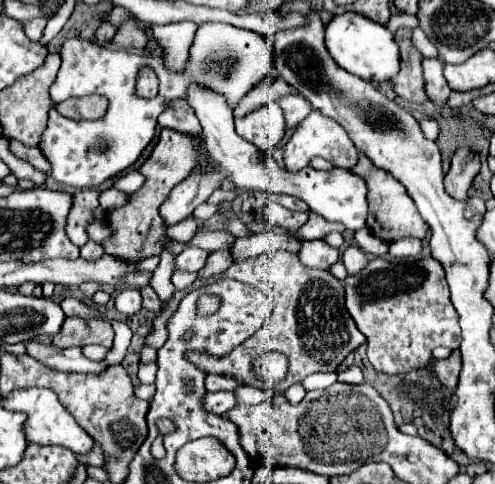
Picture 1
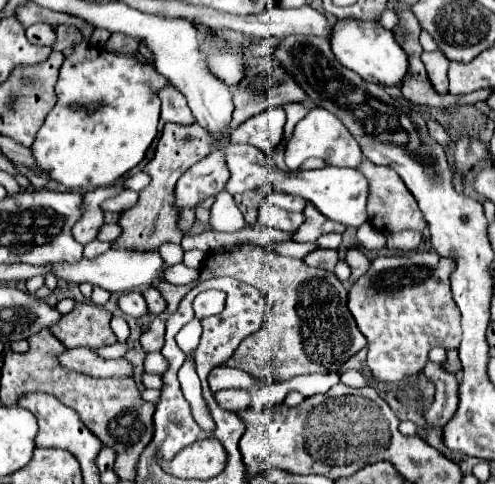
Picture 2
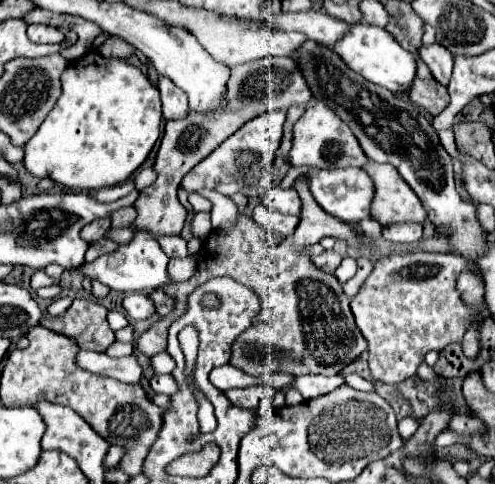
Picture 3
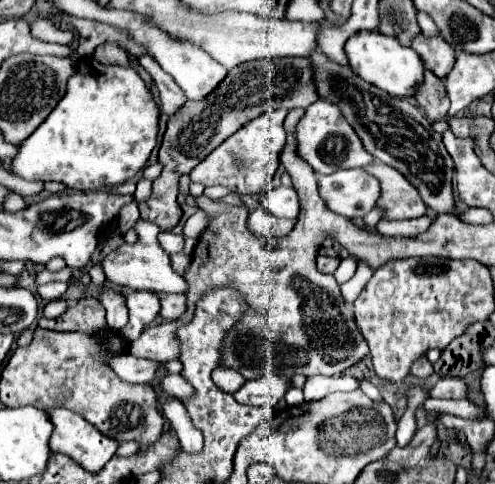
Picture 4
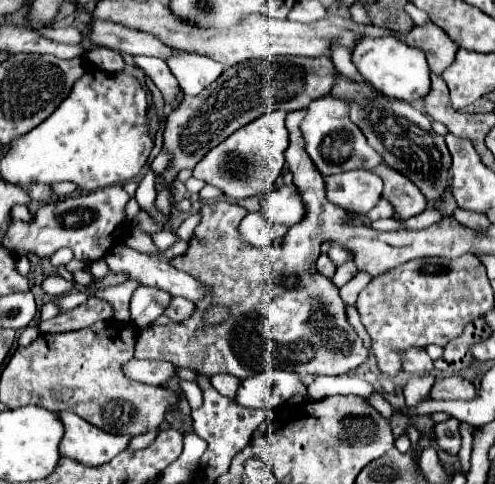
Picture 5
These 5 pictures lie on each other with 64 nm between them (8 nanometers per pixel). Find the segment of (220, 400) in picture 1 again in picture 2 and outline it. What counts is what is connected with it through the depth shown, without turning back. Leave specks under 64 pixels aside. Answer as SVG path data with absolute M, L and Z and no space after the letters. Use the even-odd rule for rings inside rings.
M220 390L216 392L216 400L220 400L222 408L228 410L244 410L250 406L250 392L248 390Z

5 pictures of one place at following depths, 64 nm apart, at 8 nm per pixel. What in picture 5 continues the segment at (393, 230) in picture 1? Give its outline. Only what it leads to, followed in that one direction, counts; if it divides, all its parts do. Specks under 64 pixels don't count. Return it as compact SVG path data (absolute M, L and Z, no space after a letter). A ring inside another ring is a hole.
M380 164L372 170L376 170L376 174L384 182L382 196L388 198L396 206L396 212L400 214L402 220L408 220L426 210L428 202L422 196L420 188L414 182L410 182L404 174L396 172L394 168L388 168L386 164Z

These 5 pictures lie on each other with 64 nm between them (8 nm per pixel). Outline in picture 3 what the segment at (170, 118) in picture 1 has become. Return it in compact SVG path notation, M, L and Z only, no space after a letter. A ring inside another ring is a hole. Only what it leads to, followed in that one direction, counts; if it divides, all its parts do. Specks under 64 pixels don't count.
M158 76L158 90L160 90L160 100L162 100L162 114L166 120L178 120L184 118L188 112L188 96L172 84L168 76Z

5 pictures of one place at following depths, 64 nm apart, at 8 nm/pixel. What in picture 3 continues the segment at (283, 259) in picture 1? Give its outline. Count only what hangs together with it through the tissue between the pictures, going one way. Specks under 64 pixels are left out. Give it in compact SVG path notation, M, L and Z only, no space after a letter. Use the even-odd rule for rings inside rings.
M300 176L294 182L294 188L298 190L302 200L300 222L294 234L282 238L276 246L268 244L268 234L262 232L250 216L240 214L232 228L210 232L198 252L196 272L190 280L172 284L172 288L164 288L164 292L176 296L176 308L180 310L186 298L212 278L228 276L256 292L262 310L256 316L254 324L232 342L230 356L230 364L250 376L266 376L274 372L286 372L294 376L334 376L340 374L346 364L354 362L366 350L366 340L354 326L350 300L342 292L340 282L332 274L310 278L312 270L308 258L298 256L300 248L316 244L326 236L344 240L350 248L360 248L366 240L350 224L330 216L316 204L308 188L308 176Z

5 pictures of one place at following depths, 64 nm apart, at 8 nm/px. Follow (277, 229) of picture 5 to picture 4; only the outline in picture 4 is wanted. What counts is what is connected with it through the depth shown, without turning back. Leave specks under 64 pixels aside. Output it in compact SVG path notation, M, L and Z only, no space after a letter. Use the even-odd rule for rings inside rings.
M256 208L254 212L250 212L248 216L248 230L256 236L264 236L268 240L272 238L280 238L280 236L286 236L292 228L294 228L294 222L292 220L280 220L280 218L272 218L268 216L268 212L264 212L264 208Z

